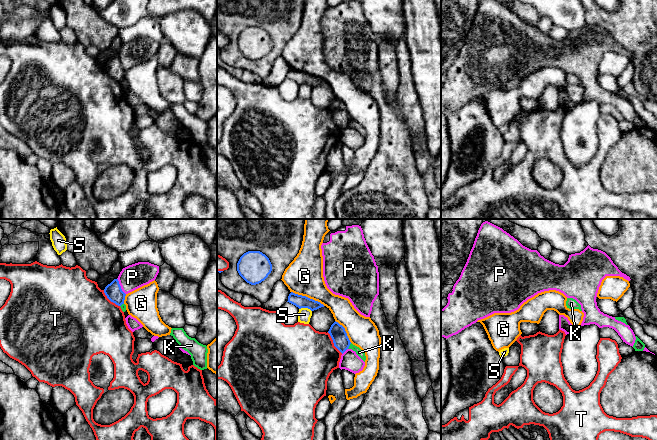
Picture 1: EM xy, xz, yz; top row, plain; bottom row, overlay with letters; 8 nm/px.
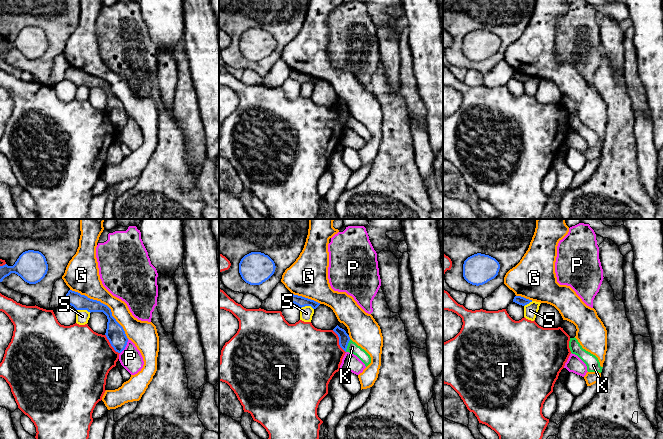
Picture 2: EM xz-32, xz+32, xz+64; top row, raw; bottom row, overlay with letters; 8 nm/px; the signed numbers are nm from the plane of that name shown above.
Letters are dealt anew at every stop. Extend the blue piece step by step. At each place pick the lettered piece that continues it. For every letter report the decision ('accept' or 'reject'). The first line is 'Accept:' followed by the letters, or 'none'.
Accept: none
G: reject
K: reject
P: reject
S: reject
T: reject

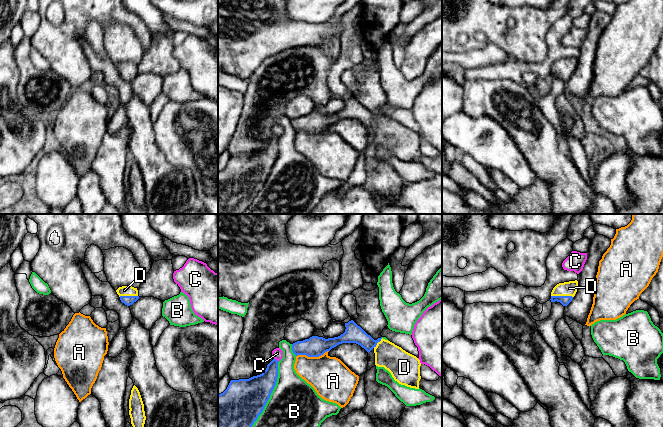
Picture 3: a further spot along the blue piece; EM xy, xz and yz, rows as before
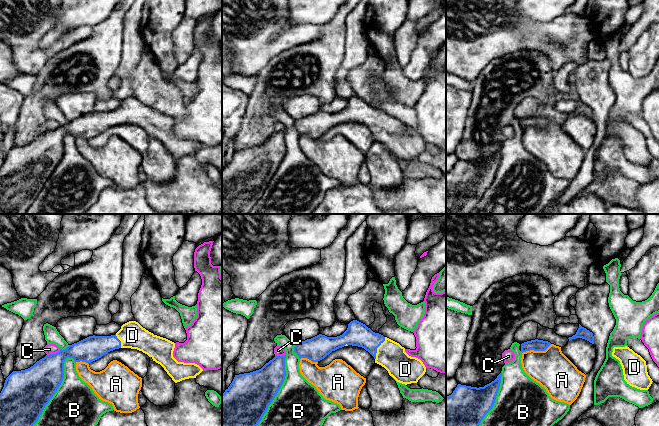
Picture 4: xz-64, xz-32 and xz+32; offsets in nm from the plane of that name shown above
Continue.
Accept: D
A: reject
B: reject
C: reject
D: accept

